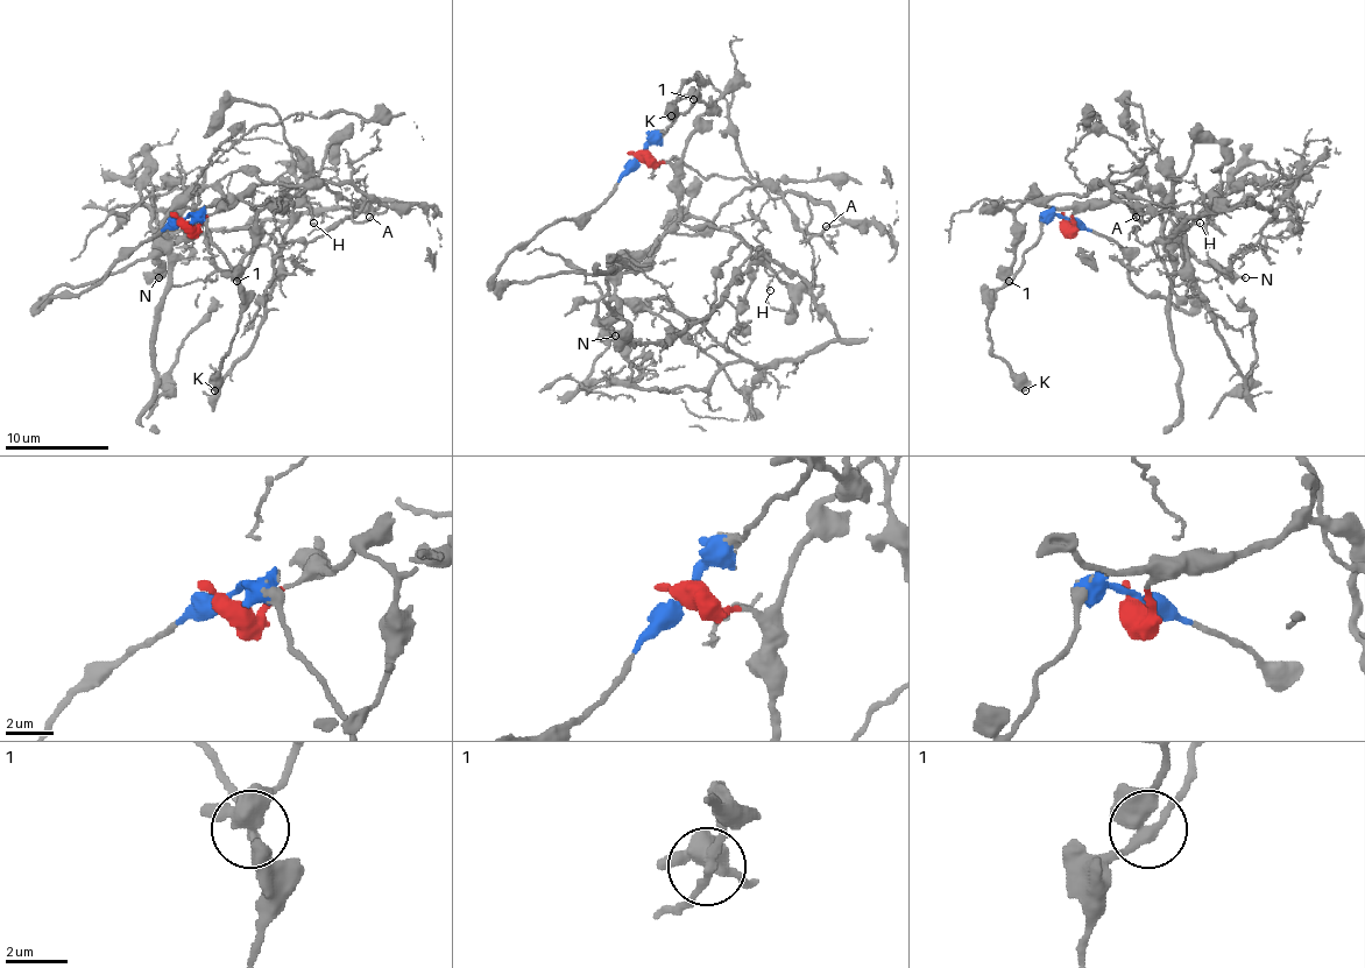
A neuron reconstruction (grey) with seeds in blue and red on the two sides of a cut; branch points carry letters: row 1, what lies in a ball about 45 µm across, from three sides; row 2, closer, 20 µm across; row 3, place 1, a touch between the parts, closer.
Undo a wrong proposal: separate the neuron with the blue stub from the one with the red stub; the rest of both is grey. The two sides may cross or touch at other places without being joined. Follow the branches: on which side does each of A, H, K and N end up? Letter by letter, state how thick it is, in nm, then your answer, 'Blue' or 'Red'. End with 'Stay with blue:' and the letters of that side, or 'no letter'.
A: Thickness 170 nm. Red
H: Thickness 110 nm. Red
K: Thickness 700 nm. Blue
N: Thickness 240 nm. Blue
Stay with blue: K, N

